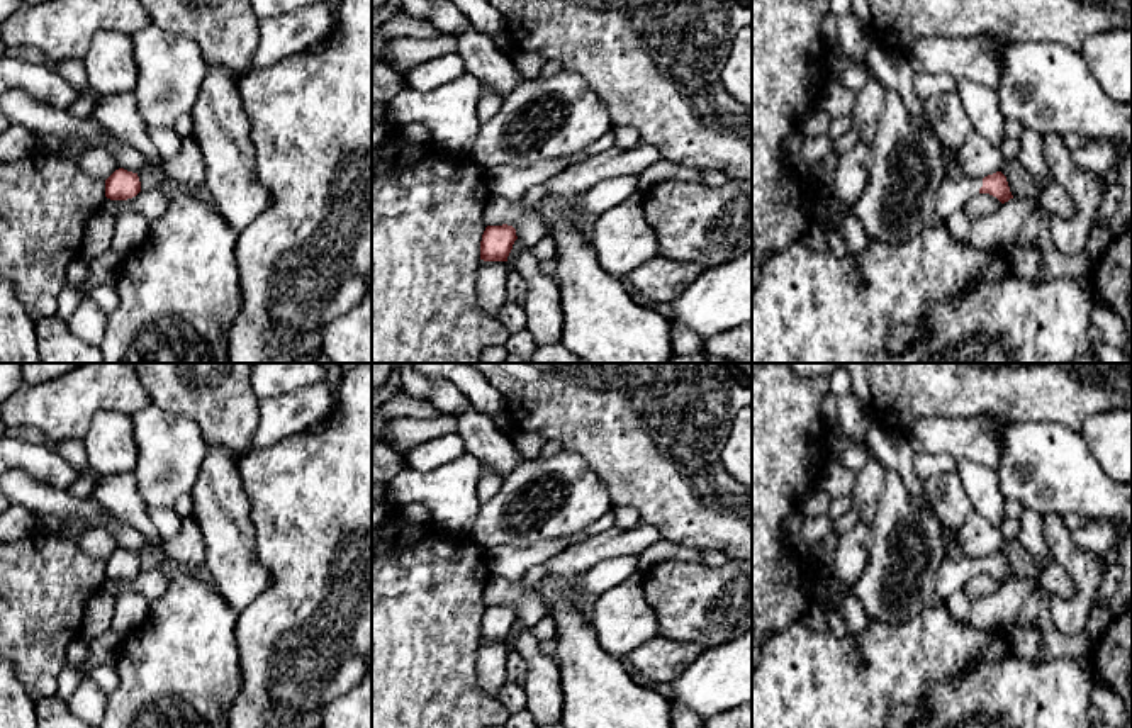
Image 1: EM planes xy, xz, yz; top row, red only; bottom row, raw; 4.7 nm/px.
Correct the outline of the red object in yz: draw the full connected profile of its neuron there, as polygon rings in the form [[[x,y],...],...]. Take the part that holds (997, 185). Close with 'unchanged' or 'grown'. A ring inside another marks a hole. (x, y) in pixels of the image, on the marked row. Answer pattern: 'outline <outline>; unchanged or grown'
outline [[[1001,171],[984,178],[962,176],[959,182],[945,178],[937,192],[937,219],[947,221],[954,212],[964,212],[967,200],[978,193],[989,193],[1001,204],[1013,199],[1006,176]]]; grown

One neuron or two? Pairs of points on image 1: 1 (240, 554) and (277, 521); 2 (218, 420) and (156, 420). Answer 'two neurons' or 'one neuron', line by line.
1: two neurons
2: two neurons

